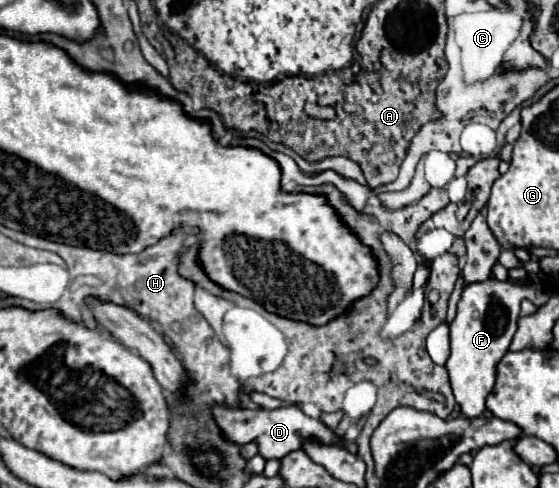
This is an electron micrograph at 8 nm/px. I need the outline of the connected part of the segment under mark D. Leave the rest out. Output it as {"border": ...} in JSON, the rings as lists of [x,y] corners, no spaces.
{"border":[[[215,407],[215,419],[223,431],[223,435],[235,443],[249,443],[257,441],[259,443],[259,455],[265,459],[283,459],[291,451],[303,449],[305,443],[309,441],[319,441],[323,445],[341,445],[349,453],[357,453],[357,443],[349,443],[343,437],[337,437],[333,429],[329,429],[321,419],[305,415],[299,407],[281,407],[275,411],[251,411],[251,409],[235,409],[235,411],[223,411],[223,407]]]}

